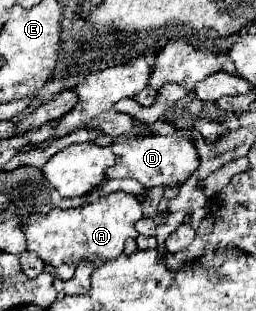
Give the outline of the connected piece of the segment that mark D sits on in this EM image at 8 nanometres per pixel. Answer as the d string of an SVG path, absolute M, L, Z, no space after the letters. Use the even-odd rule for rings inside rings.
M131 136L119 138L119 142L115 142L111 148L119 162L117 166L109 168L107 178L135 178L145 188L181 186L199 166L199 154L193 138L189 136Z

